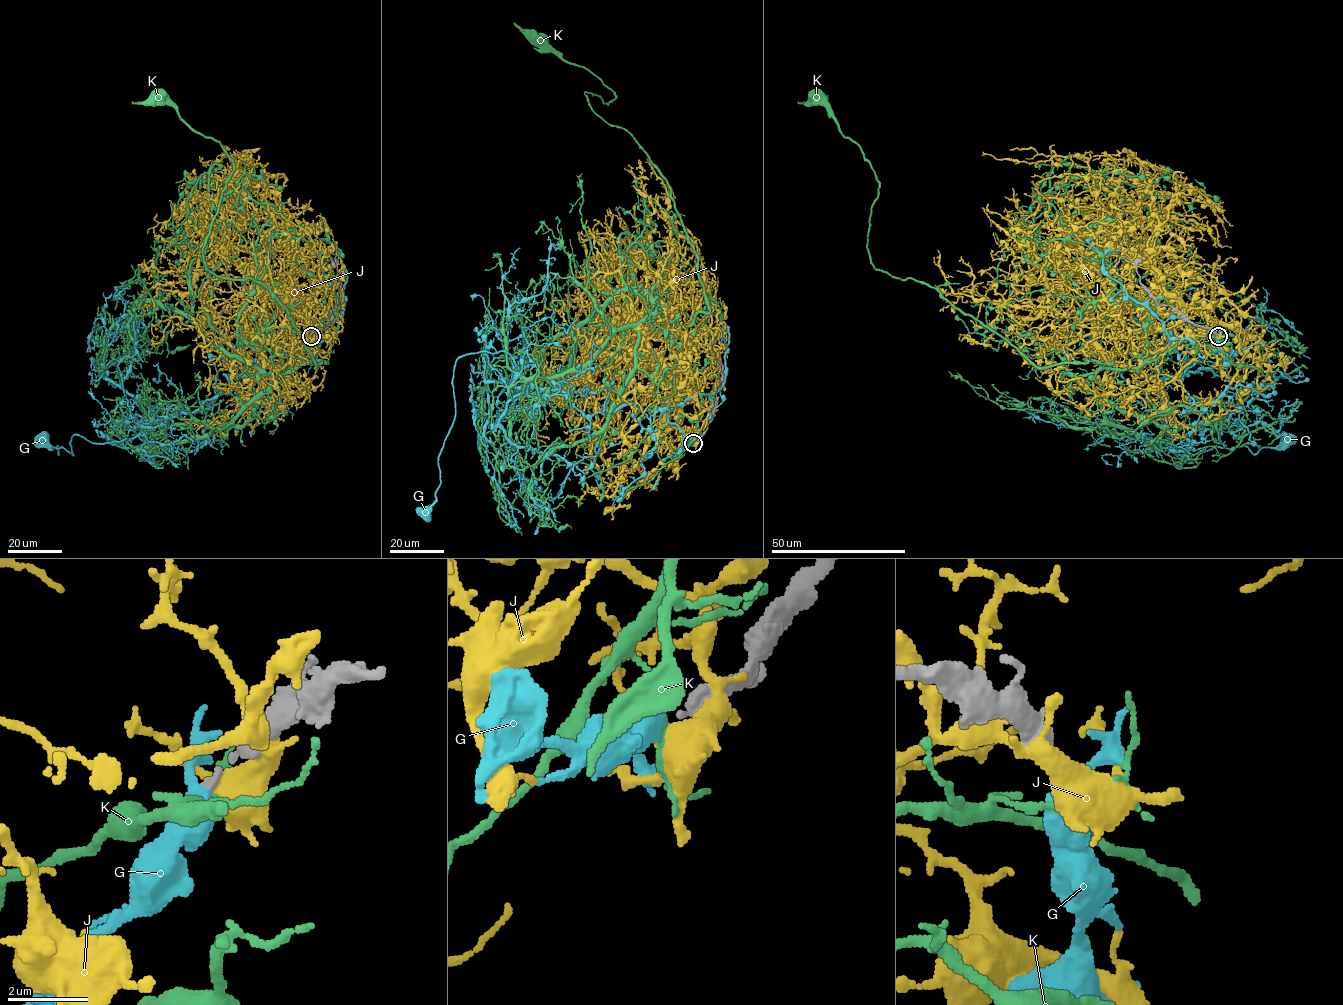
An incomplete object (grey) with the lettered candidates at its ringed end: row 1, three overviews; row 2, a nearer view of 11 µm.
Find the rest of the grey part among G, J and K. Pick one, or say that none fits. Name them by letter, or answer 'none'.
none

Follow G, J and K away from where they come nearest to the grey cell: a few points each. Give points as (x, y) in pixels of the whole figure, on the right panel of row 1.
G: (1217, 336), (1204, 358), (1185, 354), (1187, 376), (1158, 388), (1164, 418), (1126, 444), (1194, 455), (1288, 440)
J: (1217, 335), (1144, 260), (1147, 203), (1155, 225), (1131, 226), (1086, 158), (982, 155)
K: (1217, 336), (1126, 369), (1089, 360), (1034, 366), (935, 288), (874, 267), (867, 240), (879, 181), (813, 93)

